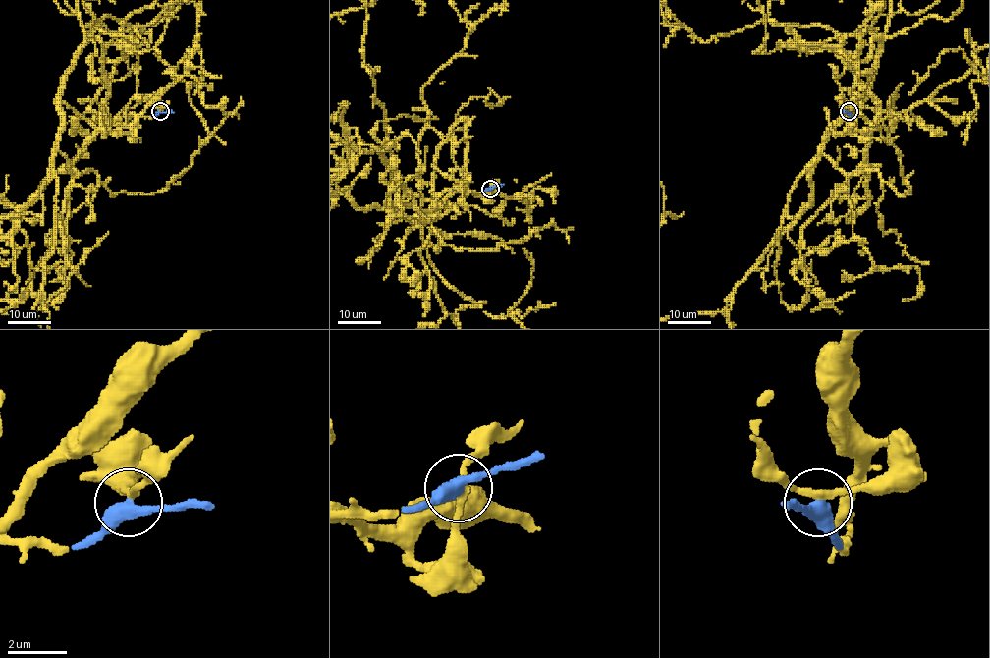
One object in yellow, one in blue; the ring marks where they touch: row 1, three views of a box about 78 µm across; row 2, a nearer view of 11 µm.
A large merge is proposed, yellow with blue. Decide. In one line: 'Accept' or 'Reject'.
Accept

